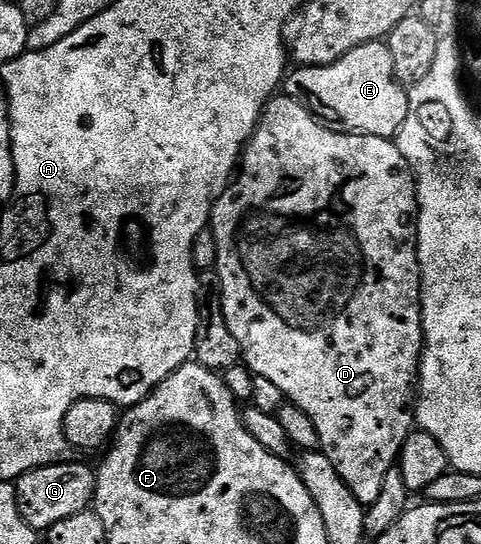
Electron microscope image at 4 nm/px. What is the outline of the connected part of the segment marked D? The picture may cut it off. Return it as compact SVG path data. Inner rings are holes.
M274 96L265 105L257 131L243 147L239 169L229 187L213 205L211 229L217 245L216 271L221 281L223 316L231 336L239 340L244 365L256 377L271 380L283 392L285 402L303 408L319 432L319 449L335 464L335 472L355 492L355 500L368 508L379 500L387 472L398 465L401 446L415 430L415 399L419 394L421 356L425 329L421 326L421 265L417 263L417 179L396 141L379 136L347 134L321 121L303 104L284 96Z

